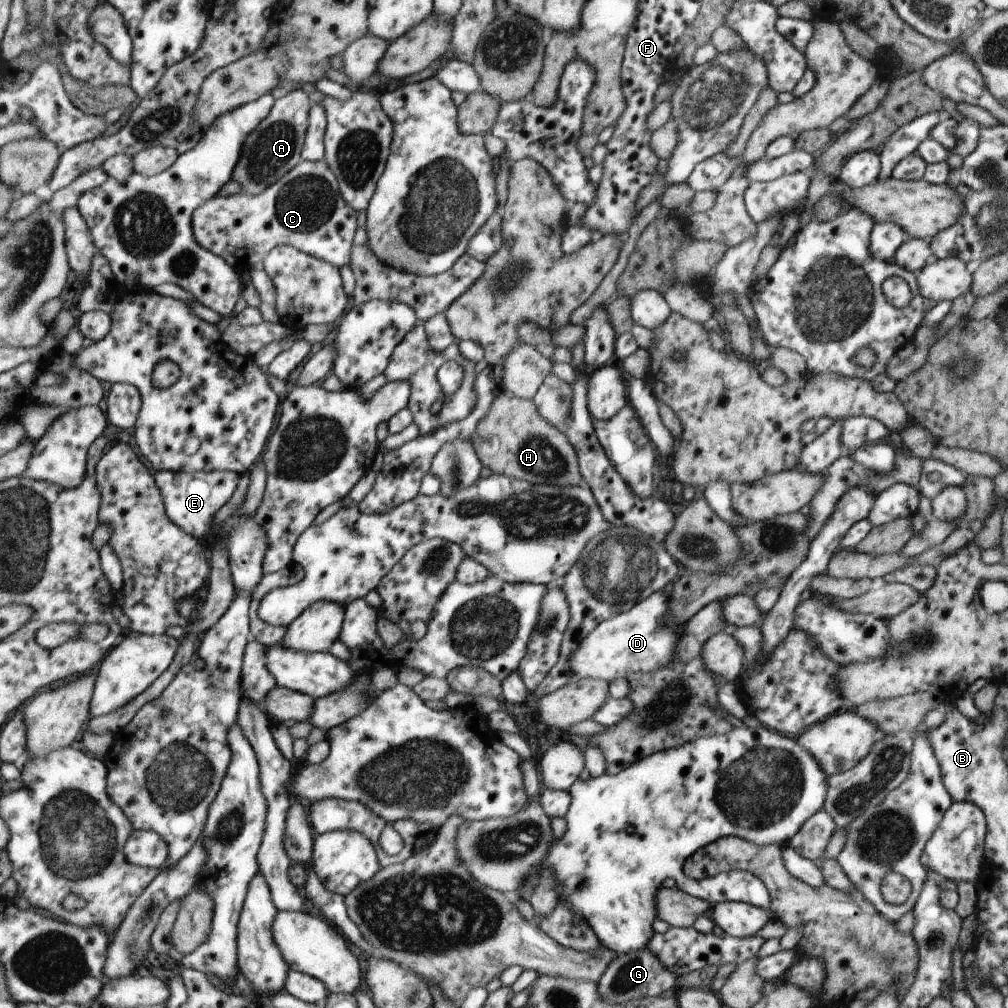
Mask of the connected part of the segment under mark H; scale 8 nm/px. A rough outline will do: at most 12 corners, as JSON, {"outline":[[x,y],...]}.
{"outline":[[491,400],[469,440],[482,466],[582,484],[565,434],[533,400]]}

